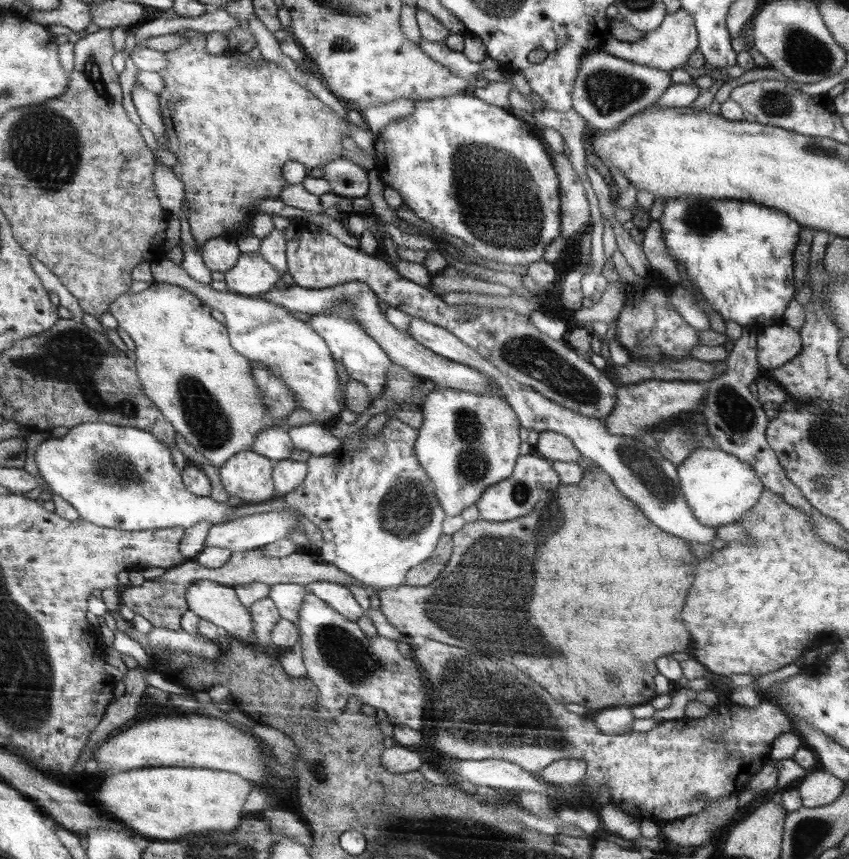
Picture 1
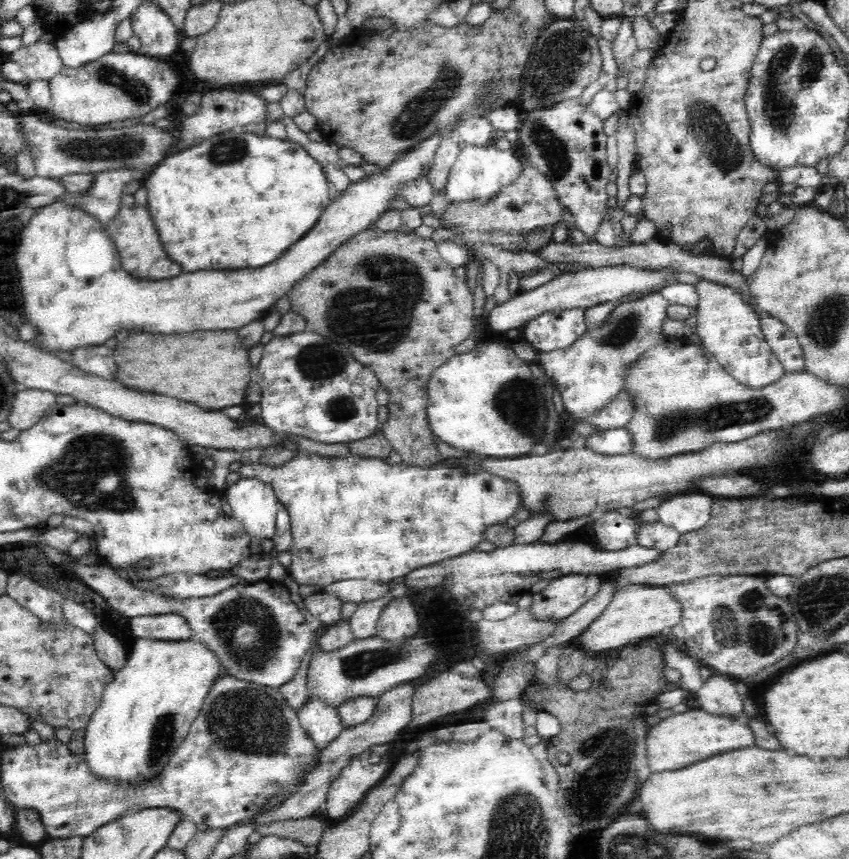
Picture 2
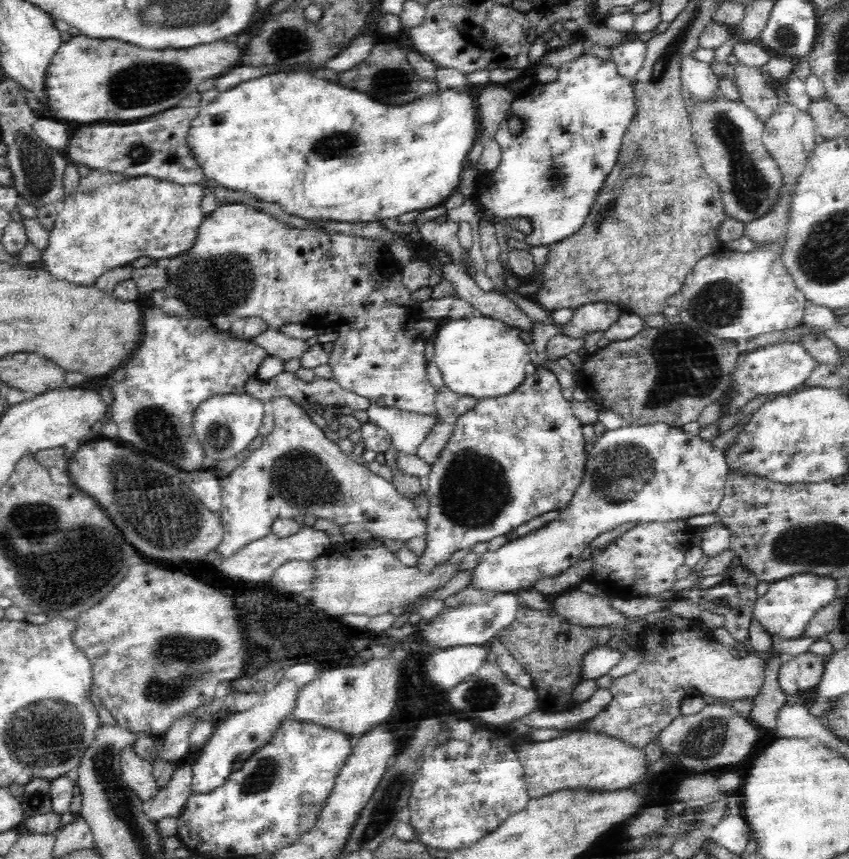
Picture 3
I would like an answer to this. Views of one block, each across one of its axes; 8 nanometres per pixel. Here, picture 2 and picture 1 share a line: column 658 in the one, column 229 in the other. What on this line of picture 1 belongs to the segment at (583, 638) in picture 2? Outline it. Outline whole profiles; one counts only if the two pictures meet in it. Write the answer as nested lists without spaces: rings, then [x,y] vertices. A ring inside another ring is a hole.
[[[202,579],[191,584],[186,592],[186,599],[187,605],[194,614],[226,630],[226,639],[236,638],[240,641],[248,641],[250,644],[254,643],[255,622],[252,620],[248,607],[240,602],[235,587],[224,586],[223,583],[210,579]]]

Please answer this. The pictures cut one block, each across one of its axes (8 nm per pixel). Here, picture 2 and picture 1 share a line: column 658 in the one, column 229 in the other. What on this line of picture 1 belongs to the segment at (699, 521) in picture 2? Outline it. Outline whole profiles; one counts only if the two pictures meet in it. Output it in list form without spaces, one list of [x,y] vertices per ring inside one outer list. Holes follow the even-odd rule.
[[[85,422],[76,426],[73,426],[66,433],[66,436],[54,437],[43,441],[35,453],[35,463],[38,467],[39,474],[49,484],[51,488],[50,492],[54,491],[59,494],[64,500],[67,500],[78,512],[79,518],[87,520],[96,526],[103,526],[106,528],[117,528],[118,530],[125,531],[143,531],[143,530],[156,530],[156,529],[175,529],[186,528],[190,529],[191,526],[198,525],[200,522],[211,522],[211,524],[217,525],[225,522],[227,516],[232,514],[232,507],[226,502],[216,502],[212,497],[201,497],[196,495],[192,490],[188,488],[186,484],[182,484],[180,478],[180,470],[172,464],[172,456],[170,456],[170,450],[166,448],[166,444],[156,435],[153,435],[151,431],[140,430],[139,427],[131,426],[118,426],[112,423],[105,422]]]

